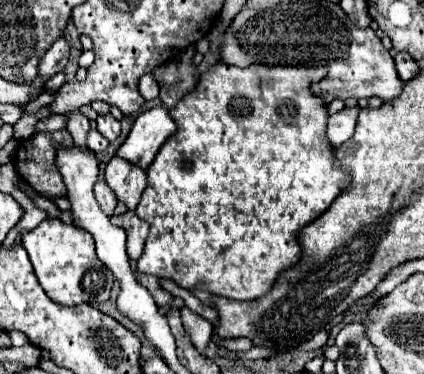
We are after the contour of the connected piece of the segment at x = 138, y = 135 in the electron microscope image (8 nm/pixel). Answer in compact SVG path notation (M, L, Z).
M166 106L152 108L148 112L142 112L126 142L118 148L116 156L130 160L132 164L138 164L142 168L148 168L162 144L176 132L176 122L172 120Z

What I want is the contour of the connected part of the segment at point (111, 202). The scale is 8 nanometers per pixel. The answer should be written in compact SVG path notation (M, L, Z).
M98 180L98 182L94 184L94 194L96 194L96 200L98 200L100 208L102 208L108 216L112 216L116 204L118 204L116 194L112 192L112 188L108 188L108 184L106 184L104 180Z

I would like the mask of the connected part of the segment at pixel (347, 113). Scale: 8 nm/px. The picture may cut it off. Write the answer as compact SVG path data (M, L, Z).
M344 108L336 114L332 114L328 118L328 128L326 128L326 138L328 142L338 148L340 144L344 144L352 134L354 134L354 126L356 126L356 118L358 118L358 108Z

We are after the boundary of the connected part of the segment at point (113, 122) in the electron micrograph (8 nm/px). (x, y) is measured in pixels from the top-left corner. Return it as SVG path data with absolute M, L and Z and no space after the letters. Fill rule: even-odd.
M110 114L98 116L98 132L112 142L112 140L116 140L120 136L120 122Z

